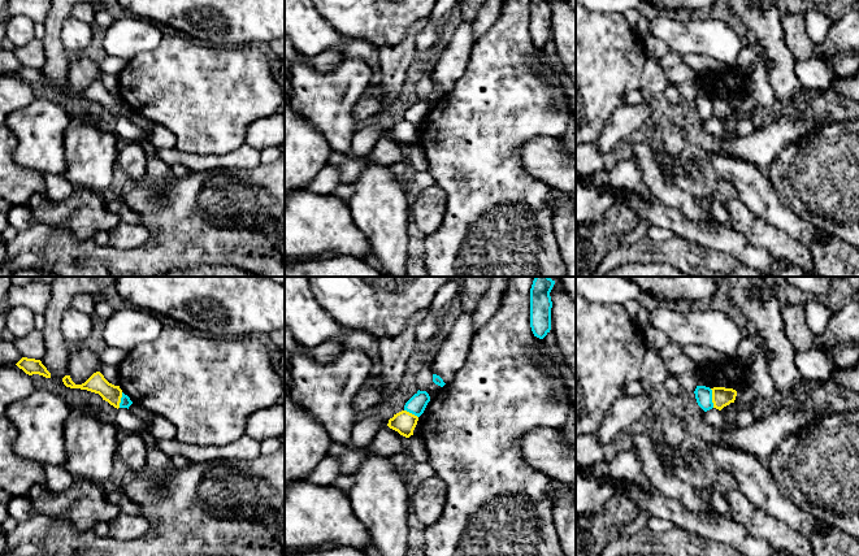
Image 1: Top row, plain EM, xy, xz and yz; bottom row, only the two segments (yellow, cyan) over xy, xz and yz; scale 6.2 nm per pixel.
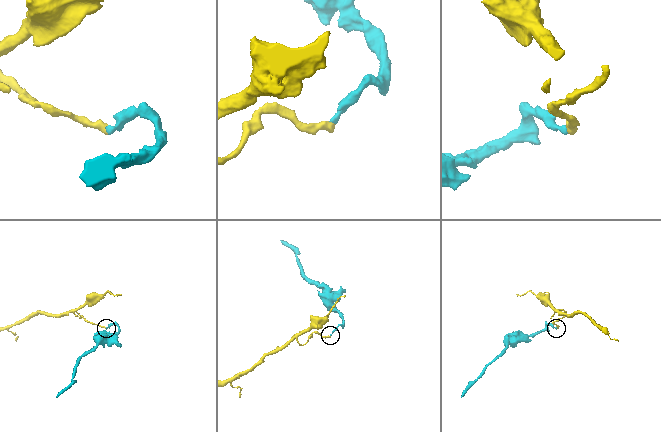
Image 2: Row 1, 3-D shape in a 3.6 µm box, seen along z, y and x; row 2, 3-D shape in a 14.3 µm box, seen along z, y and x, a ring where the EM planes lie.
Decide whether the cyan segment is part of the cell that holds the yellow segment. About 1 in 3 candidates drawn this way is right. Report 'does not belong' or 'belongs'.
does not belong

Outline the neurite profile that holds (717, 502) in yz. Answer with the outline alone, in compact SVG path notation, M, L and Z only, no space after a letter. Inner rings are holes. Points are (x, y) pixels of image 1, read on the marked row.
M708 487L700 491L700 495L703 500L712 508L713 513L720 516L729 514L729 504L723 494L719 494Z

